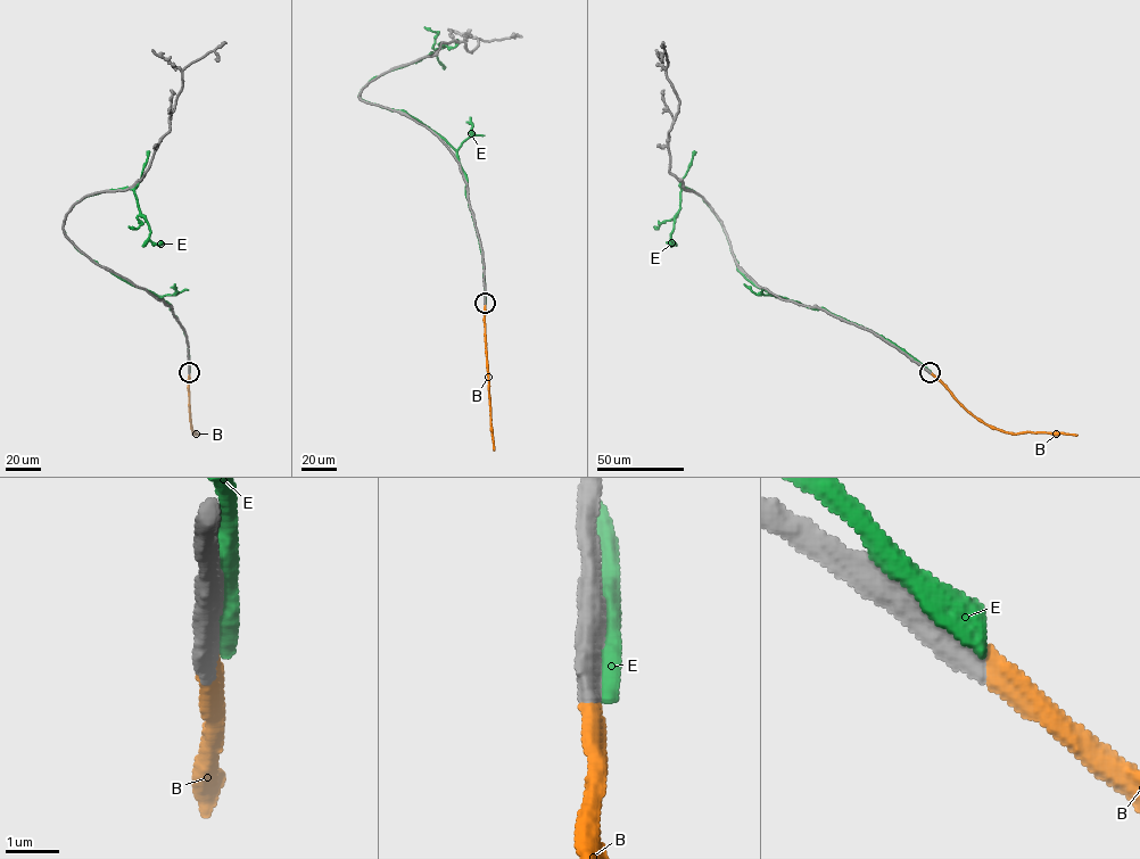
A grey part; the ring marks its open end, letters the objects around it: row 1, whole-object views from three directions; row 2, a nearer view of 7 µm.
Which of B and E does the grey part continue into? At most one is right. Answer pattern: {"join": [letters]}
{"join": ["B"]}

